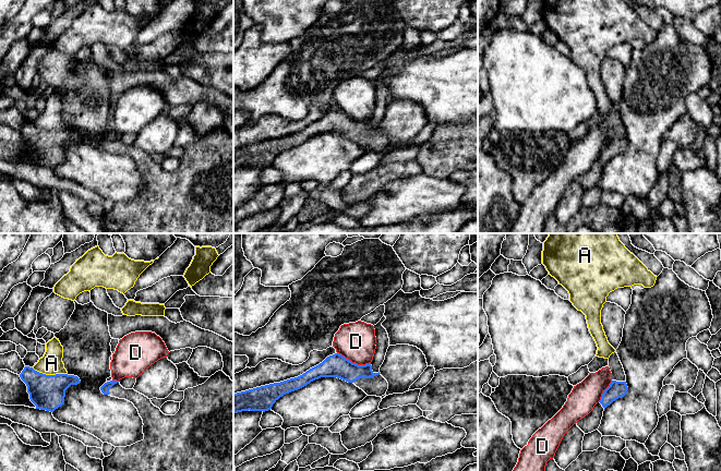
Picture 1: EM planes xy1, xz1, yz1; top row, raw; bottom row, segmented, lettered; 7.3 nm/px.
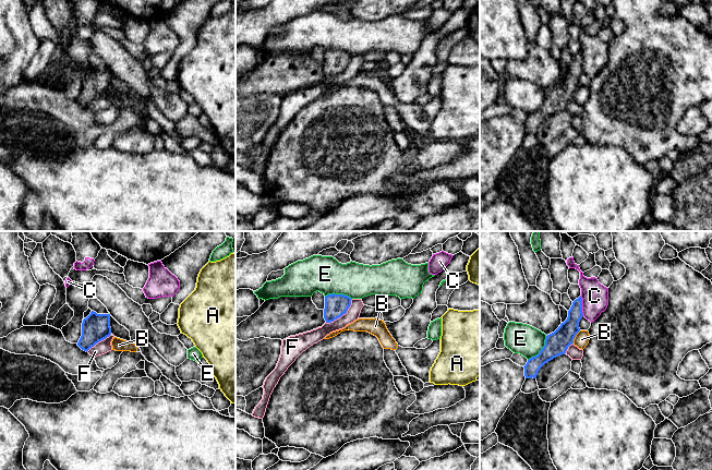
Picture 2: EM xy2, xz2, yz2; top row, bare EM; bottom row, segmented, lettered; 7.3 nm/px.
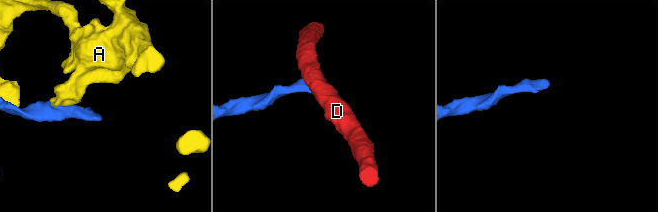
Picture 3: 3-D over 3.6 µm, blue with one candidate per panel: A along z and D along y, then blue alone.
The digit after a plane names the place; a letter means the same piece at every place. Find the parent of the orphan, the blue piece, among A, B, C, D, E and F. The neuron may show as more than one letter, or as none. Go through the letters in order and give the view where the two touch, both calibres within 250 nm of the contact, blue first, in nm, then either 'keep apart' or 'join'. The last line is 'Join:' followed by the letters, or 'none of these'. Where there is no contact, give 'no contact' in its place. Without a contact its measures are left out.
A: meets blue in xy1; 260 nm thick on the blue side, 160 nm on the other; keep apart
B: meets blue in yz2; 180 nm thick on the blue side, 110 nm on the other; keep apart
C: meets blue in yz2; 150 nm thick on the blue side, 190 nm on the other; keep apart
D: meets blue in xz1; 170 nm thick on the blue side, 280 nm on the other; keep apart
E: meets blue in yz2; 180 nm thick on the blue side, 220 nm on the other; keep apart
F: meets blue in xz2; 170 nm thick on the blue side, 100 nm on the other; keep apart
Join: none of these

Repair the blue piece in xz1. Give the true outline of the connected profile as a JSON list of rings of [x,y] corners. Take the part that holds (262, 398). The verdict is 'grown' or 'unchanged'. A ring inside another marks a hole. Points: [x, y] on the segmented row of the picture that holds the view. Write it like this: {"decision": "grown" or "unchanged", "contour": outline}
{"decision": "grown", "contour": [[[335,353],[298,377],[233,394],[233,414],[249,410],[268,411],[284,395],[298,390],[321,377],[337,377],[353,383],[368,396],[382,397],[388,389],[387,381],[380,372],[372,371],[371,363],[358,365]]]}

